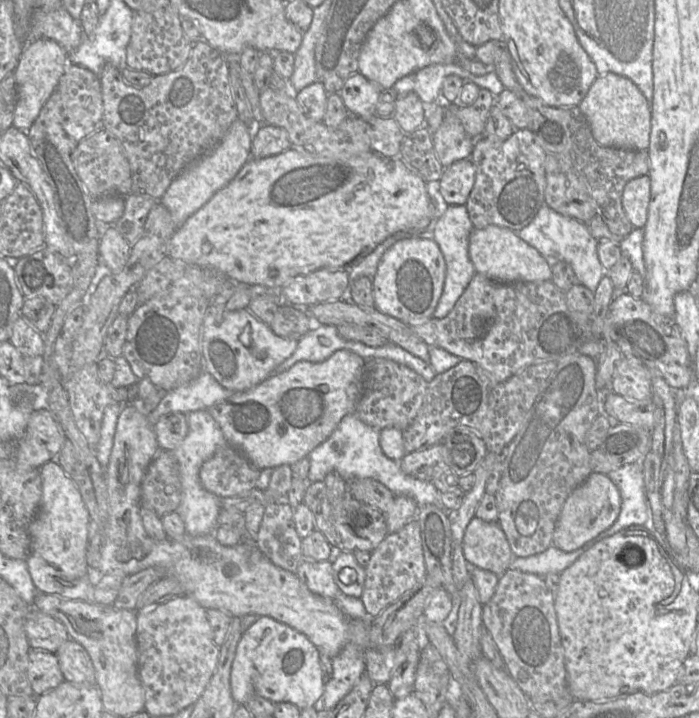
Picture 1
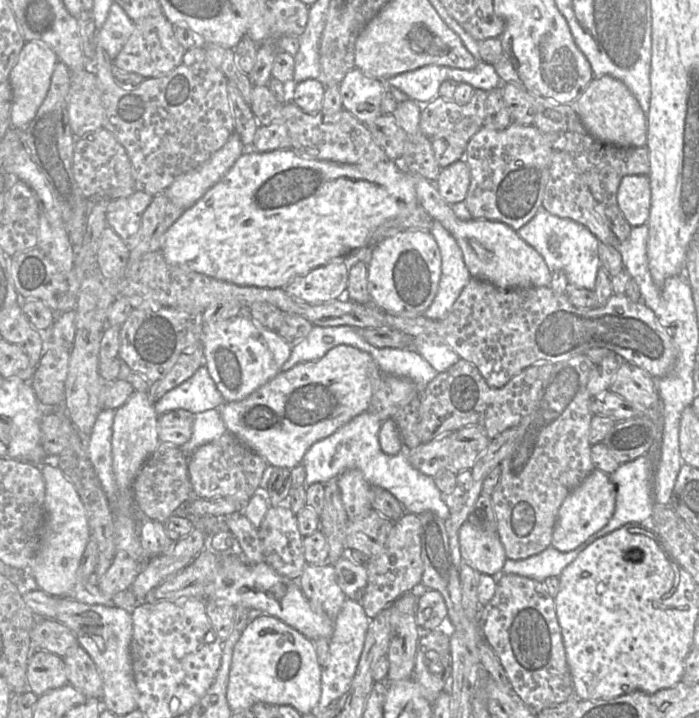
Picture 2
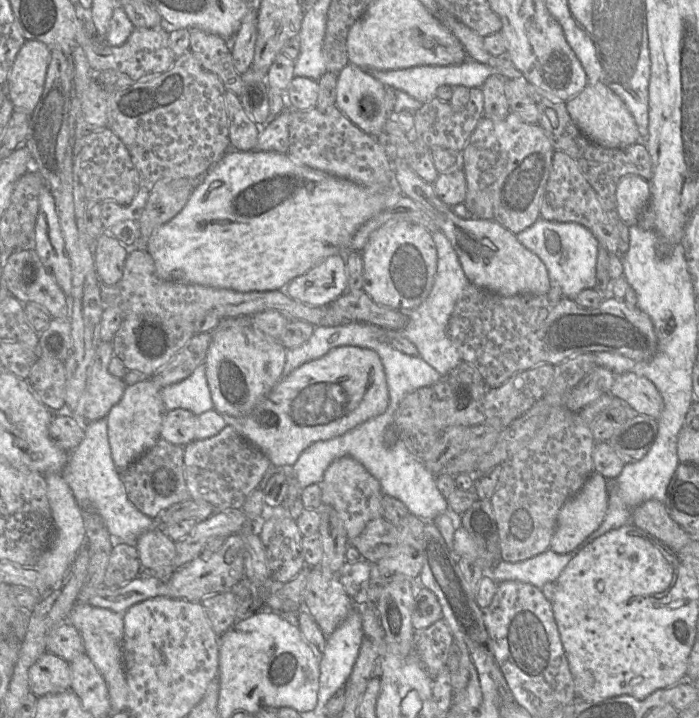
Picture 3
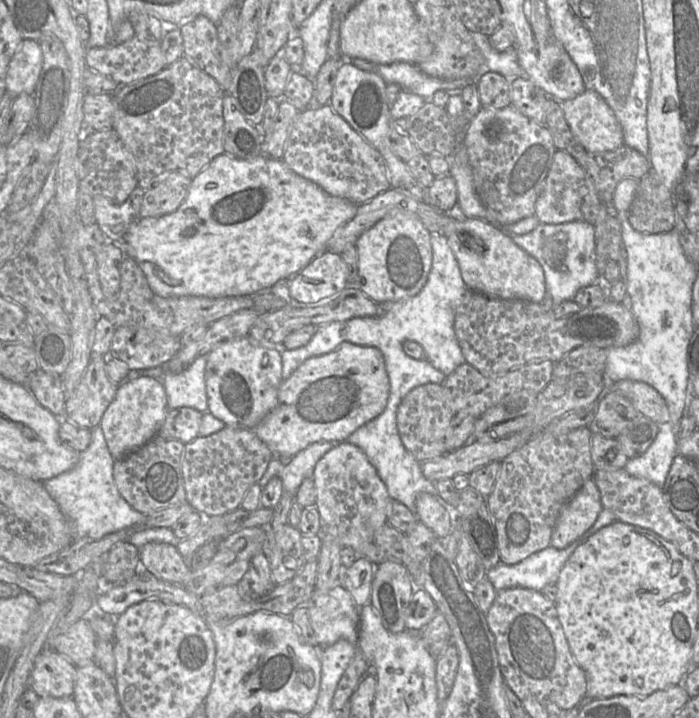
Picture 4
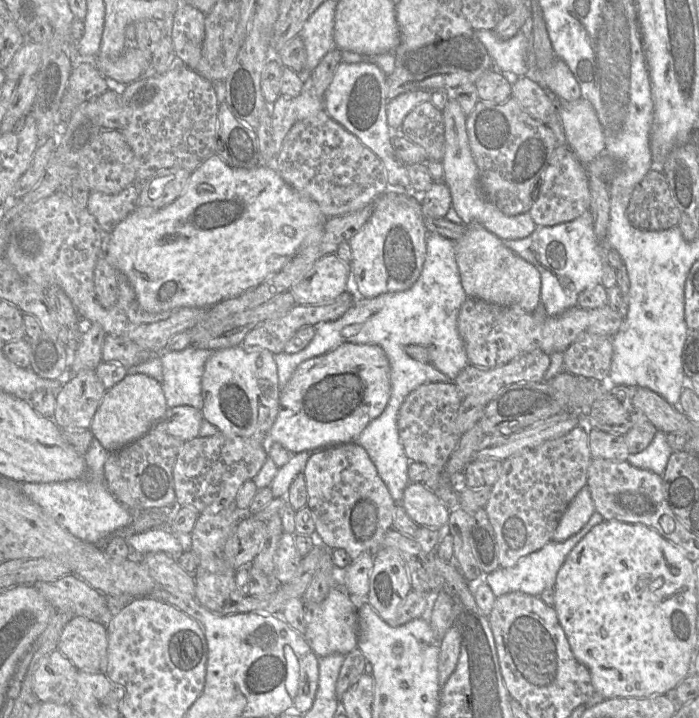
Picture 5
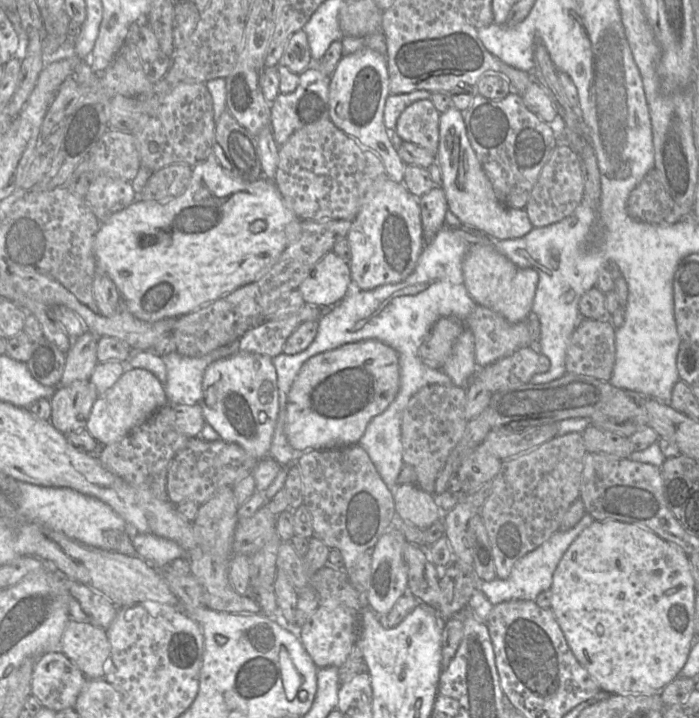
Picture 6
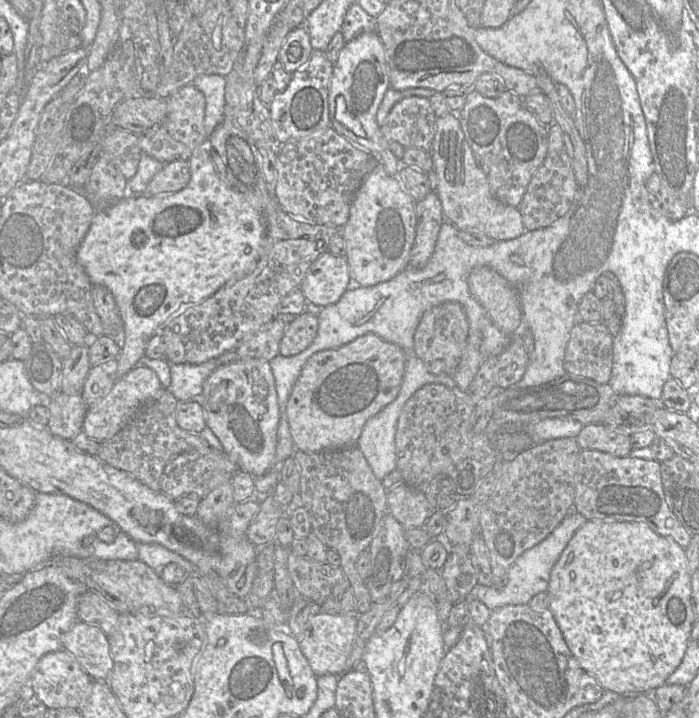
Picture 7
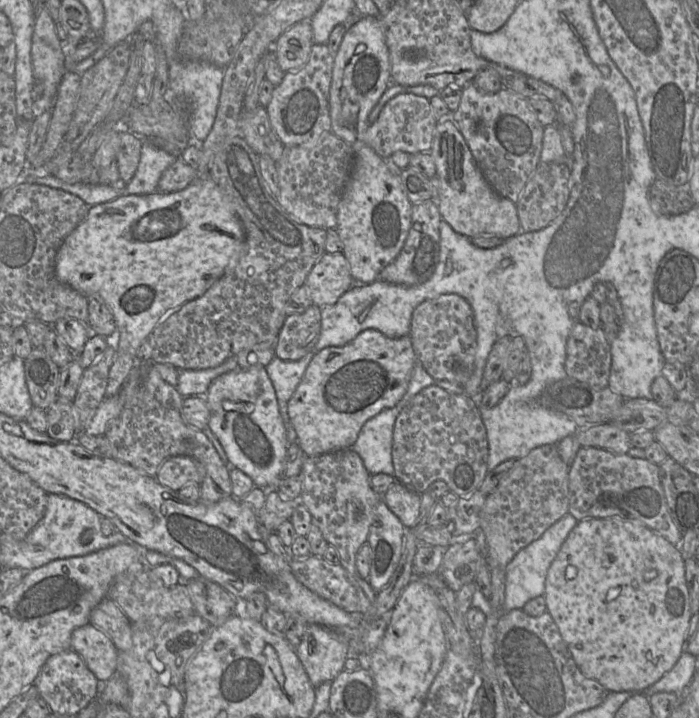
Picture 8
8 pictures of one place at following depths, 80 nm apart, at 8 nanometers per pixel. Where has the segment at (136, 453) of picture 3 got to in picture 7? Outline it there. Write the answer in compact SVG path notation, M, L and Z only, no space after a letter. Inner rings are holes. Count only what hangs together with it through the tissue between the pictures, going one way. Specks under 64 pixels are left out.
M134 366L113 385L112 389L101 399L89 406L83 421L86 435L99 442L104 442L118 433L147 403L162 395L162 386L156 372L147 366Z

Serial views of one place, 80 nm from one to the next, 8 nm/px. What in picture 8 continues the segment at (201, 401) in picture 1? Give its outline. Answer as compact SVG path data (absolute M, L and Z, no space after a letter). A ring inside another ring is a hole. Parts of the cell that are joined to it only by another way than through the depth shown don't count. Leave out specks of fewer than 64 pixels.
M237 356L227 358L219 366L193 370L193 369L177 369L178 383L176 390L183 397L191 397L192 395L206 393L211 382L221 374L238 368Z

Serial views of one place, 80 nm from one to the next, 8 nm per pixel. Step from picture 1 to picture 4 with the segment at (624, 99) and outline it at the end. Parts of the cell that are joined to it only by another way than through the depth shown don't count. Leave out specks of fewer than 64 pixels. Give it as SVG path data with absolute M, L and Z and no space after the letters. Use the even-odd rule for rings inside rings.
M584 90L573 99L561 102L565 120L574 138L589 152L613 151L624 144L622 128L612 109L595 91Z

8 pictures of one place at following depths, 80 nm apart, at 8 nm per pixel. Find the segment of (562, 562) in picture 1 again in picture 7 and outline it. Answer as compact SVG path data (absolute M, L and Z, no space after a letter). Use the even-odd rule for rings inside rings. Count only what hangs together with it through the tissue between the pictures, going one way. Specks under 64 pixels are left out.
M576 511L567 514L560 524L541 542L524 551L511 565L508 572L508 582L502 589L493 586L477 584L465 597L467 600L478 599L491 611L505 605L527 604L533 596L541 592L547 592L550 573L559 559L561 553L567 546L574 533L587 521L587 519Z

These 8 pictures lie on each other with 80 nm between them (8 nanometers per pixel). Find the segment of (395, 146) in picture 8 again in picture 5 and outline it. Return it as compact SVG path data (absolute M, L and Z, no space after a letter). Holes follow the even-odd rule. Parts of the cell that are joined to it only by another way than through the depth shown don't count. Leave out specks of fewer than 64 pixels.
M430 100L417 105L406 115L400 131L424 148L429 160L442 160L445 152L443 113Z

